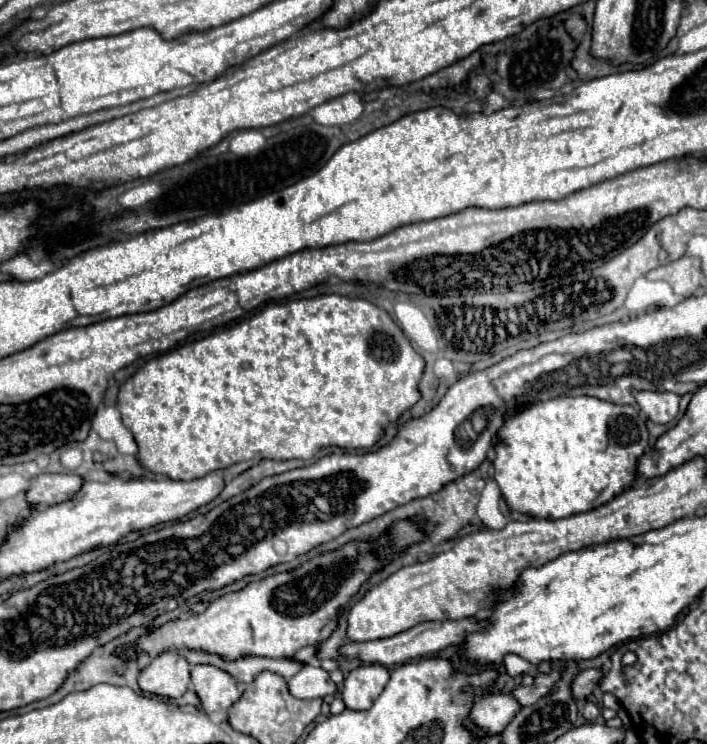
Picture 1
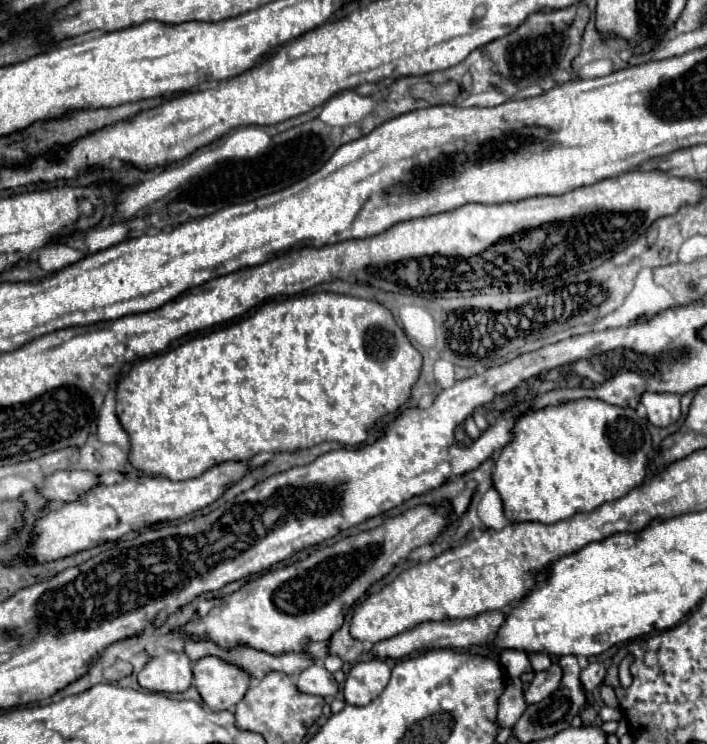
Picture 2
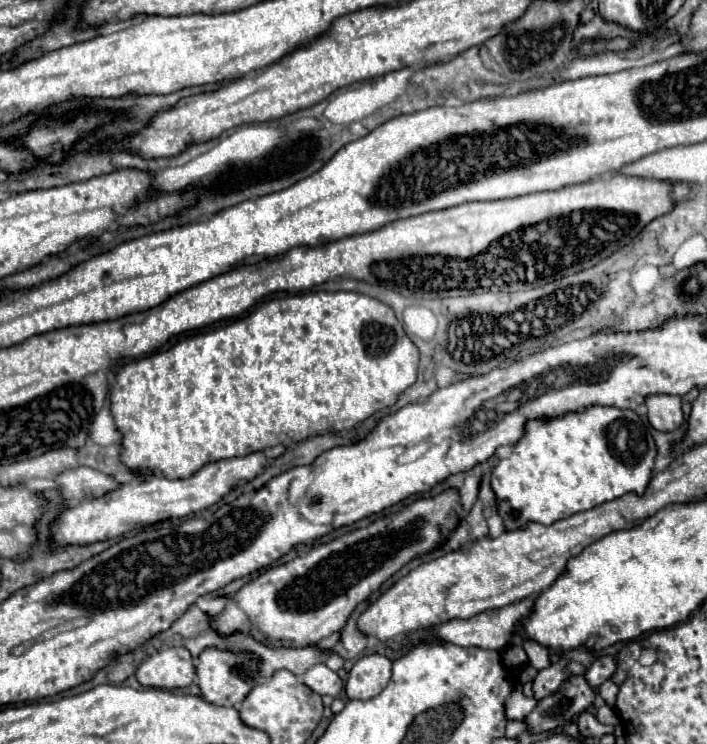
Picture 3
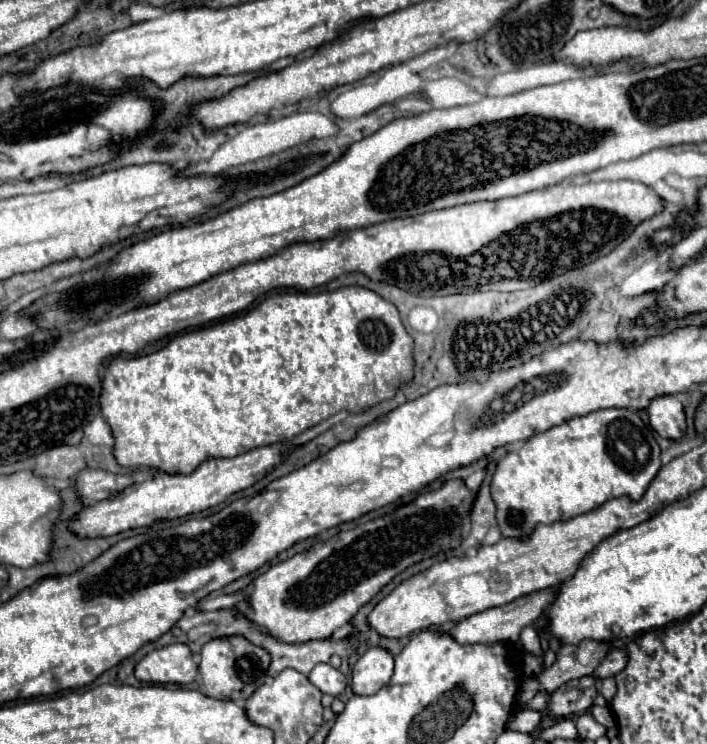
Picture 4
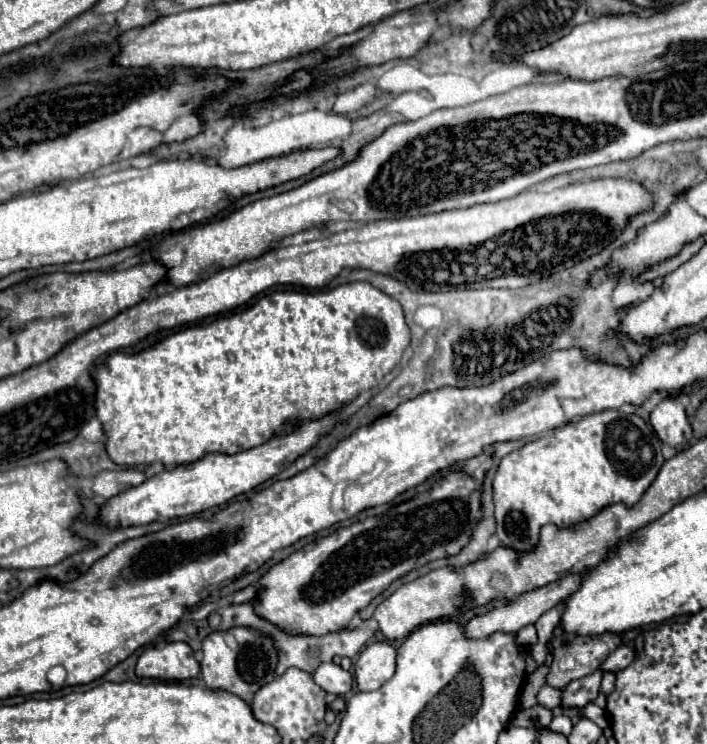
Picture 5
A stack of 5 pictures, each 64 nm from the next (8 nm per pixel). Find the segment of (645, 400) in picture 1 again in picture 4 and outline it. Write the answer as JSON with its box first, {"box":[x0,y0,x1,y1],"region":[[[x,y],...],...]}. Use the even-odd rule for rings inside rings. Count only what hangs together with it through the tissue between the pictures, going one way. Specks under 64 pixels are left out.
{"box":[648,396,686,440],"region":[[[660,396],[648,406],[650,426],[668,440],[680,440],[686,436],[684,406],[676,396]]]}

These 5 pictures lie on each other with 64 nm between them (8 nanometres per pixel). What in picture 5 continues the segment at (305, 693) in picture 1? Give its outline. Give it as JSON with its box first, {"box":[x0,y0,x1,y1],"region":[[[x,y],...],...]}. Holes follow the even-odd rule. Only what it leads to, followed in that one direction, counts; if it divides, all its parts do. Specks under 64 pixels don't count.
{"box":[314,662,354,696],"region":[[[334,662],[320,664],[320,668],[314,672],[314,680],[326,692],[332,692],[338,696],[348,694],[354,688],[354,676]]]}

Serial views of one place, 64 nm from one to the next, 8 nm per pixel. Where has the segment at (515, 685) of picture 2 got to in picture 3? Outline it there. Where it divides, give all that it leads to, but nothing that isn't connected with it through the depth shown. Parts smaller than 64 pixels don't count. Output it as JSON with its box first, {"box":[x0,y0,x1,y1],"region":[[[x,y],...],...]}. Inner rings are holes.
{"box":[506,684,538,720],"region":[[[516,684],[514,692],[510,694],[510,698],[506,700],[506,718],[508,720],[518,720],[518,718],[524,718],[526,714],[530,714],[534,708],[536,708],[538,700],[534,698],[526,698],[520,690],[520,686]]]}

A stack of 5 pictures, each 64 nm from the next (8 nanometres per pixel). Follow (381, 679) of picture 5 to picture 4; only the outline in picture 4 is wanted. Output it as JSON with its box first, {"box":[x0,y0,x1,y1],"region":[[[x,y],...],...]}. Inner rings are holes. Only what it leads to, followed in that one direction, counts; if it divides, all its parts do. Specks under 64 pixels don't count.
{"box":[352,646,394,696],"region":[[[370,646],[352,666],[354,694],[368,696],[390,682],[394,674],[394,656],[380,646]]]}

